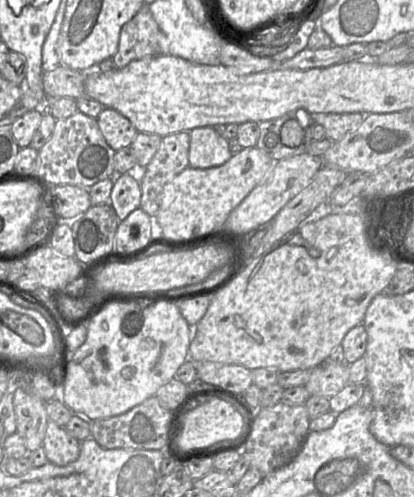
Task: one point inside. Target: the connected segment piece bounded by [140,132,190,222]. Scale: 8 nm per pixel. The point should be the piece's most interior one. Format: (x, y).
(171, 158)

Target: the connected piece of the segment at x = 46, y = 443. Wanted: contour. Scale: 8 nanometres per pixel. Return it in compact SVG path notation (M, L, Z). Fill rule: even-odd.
M48 420L42 444L48 462L66 466L76 461L80 454L80 443L64 427Z

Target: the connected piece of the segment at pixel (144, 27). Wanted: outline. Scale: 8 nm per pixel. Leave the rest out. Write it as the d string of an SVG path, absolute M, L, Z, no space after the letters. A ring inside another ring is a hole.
M144 5L138 13L121 29L118 50L112 57L117 69L122 69L131 61L156 55L167 54L167 40L154 20L148 5Z

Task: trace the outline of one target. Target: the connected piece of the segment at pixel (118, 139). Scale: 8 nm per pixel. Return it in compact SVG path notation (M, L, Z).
M103 108L97 122L105 141L114 151L130 146L138 134L130 120L112 108Z

